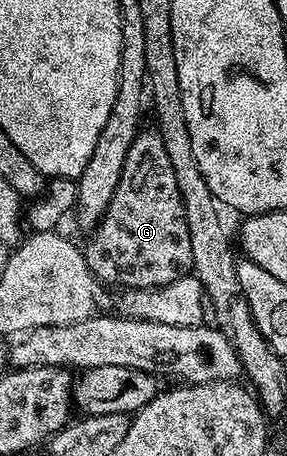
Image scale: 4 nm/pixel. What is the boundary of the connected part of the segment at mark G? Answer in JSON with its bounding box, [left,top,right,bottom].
[83,131,193,289]

